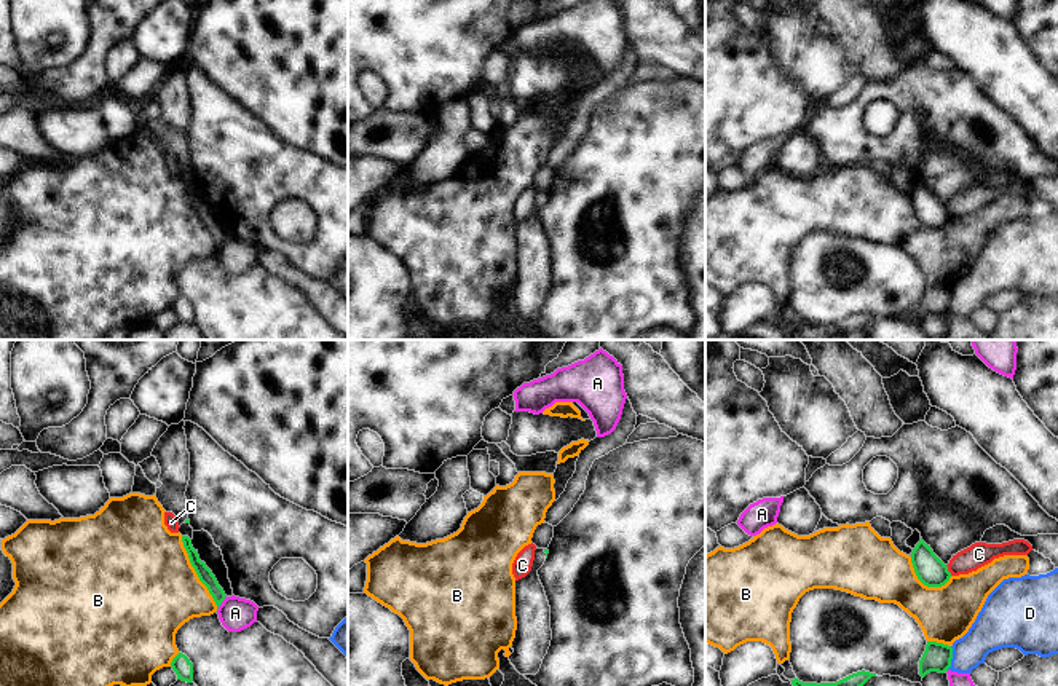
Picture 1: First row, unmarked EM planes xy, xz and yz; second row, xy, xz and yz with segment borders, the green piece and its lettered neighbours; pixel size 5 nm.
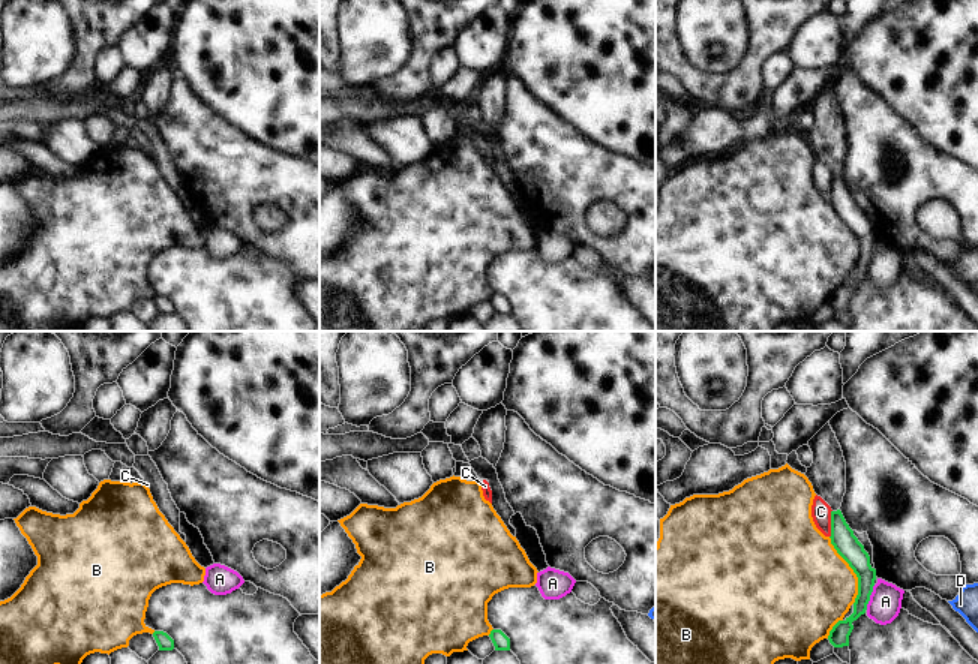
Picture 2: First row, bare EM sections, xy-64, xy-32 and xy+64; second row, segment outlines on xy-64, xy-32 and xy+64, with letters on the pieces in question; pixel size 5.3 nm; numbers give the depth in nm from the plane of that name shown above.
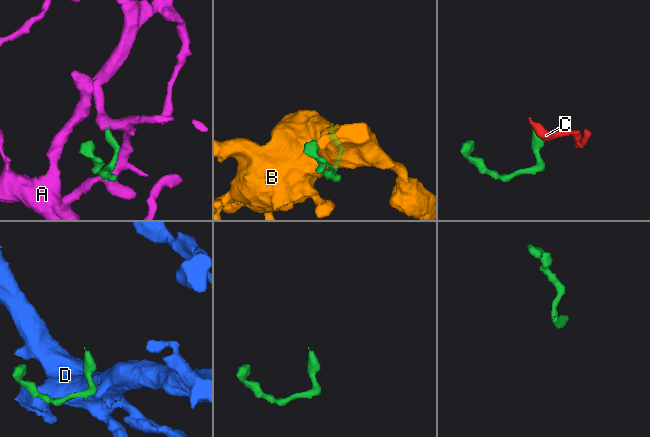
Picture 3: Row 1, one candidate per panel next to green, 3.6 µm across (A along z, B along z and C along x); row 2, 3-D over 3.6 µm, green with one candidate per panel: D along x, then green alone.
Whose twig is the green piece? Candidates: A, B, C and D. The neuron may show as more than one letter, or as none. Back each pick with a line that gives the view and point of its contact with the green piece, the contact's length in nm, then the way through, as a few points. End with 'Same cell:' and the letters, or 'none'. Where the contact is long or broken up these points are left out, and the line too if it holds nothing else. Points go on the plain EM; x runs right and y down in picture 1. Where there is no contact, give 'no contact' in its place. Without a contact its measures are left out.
Same cell: none

